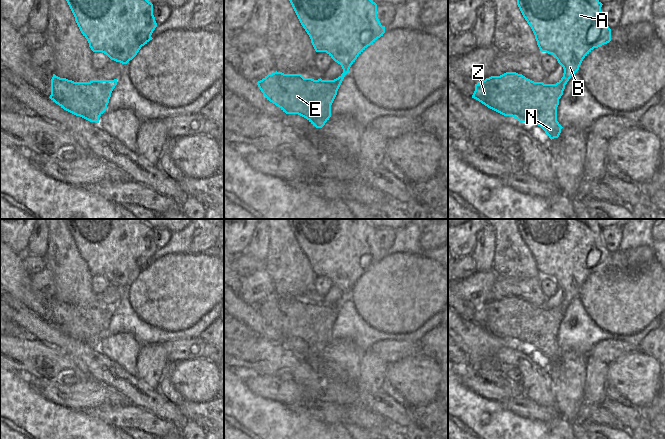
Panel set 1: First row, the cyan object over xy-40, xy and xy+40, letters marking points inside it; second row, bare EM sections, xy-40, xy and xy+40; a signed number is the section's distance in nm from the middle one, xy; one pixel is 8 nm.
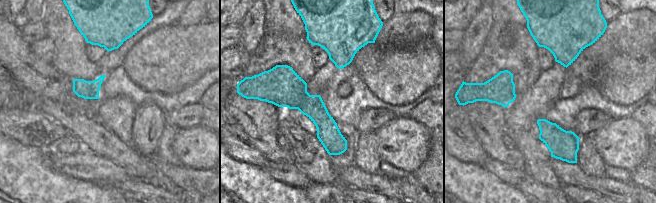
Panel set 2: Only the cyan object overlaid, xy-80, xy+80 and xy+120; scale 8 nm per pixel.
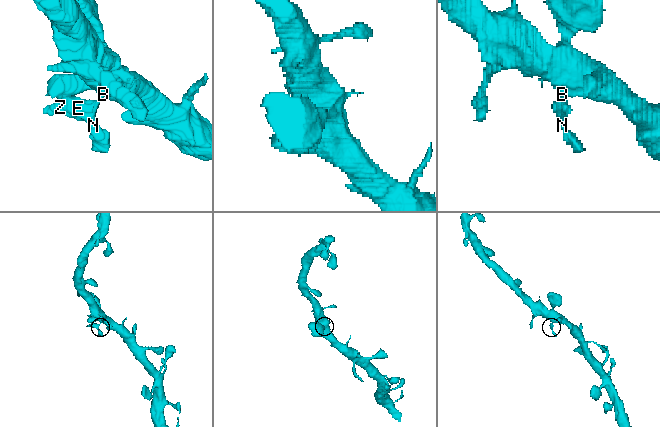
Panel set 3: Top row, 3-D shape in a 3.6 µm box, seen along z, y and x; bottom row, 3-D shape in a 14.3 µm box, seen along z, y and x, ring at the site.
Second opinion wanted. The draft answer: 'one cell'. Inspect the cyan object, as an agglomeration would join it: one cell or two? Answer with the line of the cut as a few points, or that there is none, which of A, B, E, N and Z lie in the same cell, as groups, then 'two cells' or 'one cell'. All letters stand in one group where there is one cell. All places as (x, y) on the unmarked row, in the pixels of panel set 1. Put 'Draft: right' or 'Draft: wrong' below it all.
cut none; groups A B E N Z; one cell
Draft: right

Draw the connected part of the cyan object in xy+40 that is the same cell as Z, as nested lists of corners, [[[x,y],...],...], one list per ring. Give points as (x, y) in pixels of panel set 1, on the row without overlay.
[[[517,219],[517,229],[535,259],[540,275],[557,283],[564,293],[563,301],[556,308],[544,308],[516,296],[506,296],[475,308],[472,322],[519,346],[534,346],[552,364],[559,361],[563,352],[557,345],[557,331],[565,309],[594,272],[611,265],[611,253],[605,247],[601,235],[603,228],[596,219]]]

